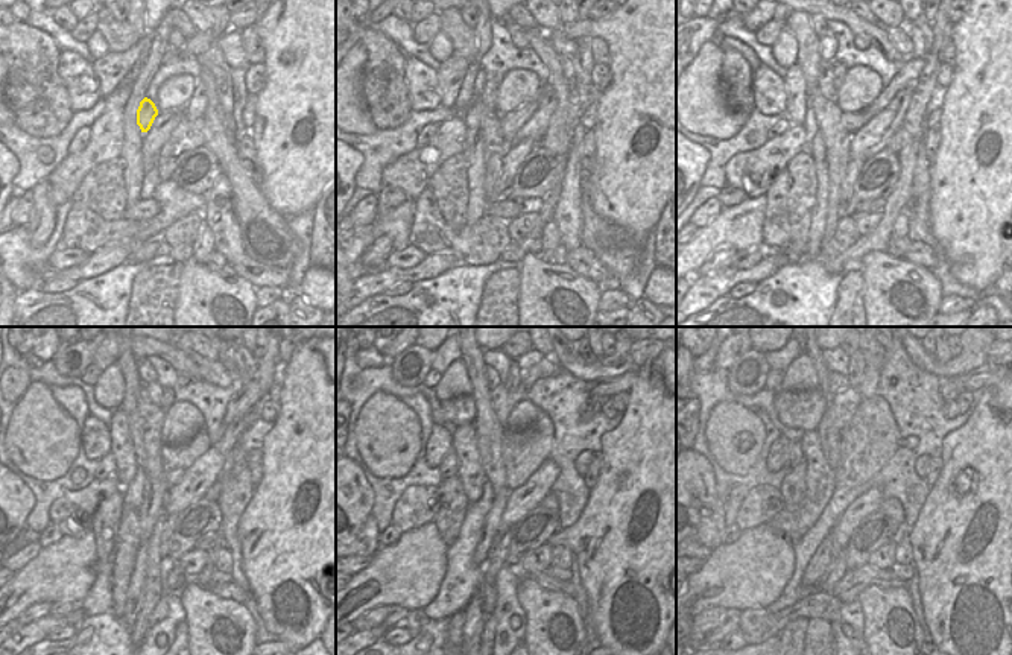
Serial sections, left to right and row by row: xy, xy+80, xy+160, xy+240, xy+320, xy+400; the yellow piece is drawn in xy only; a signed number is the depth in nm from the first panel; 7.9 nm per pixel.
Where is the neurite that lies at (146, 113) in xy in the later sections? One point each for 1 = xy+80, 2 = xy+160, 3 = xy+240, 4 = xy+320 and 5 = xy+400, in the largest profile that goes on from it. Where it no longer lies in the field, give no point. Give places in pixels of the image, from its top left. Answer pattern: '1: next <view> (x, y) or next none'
1: next xy+80 (490, 90)
2: next xy+160 (839, 70)
3: next xy+240 (167, 400)
4: next xy+320 (514, 383)
5: next xy+400 (856, 365)

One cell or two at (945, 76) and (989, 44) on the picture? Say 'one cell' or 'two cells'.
two cells

